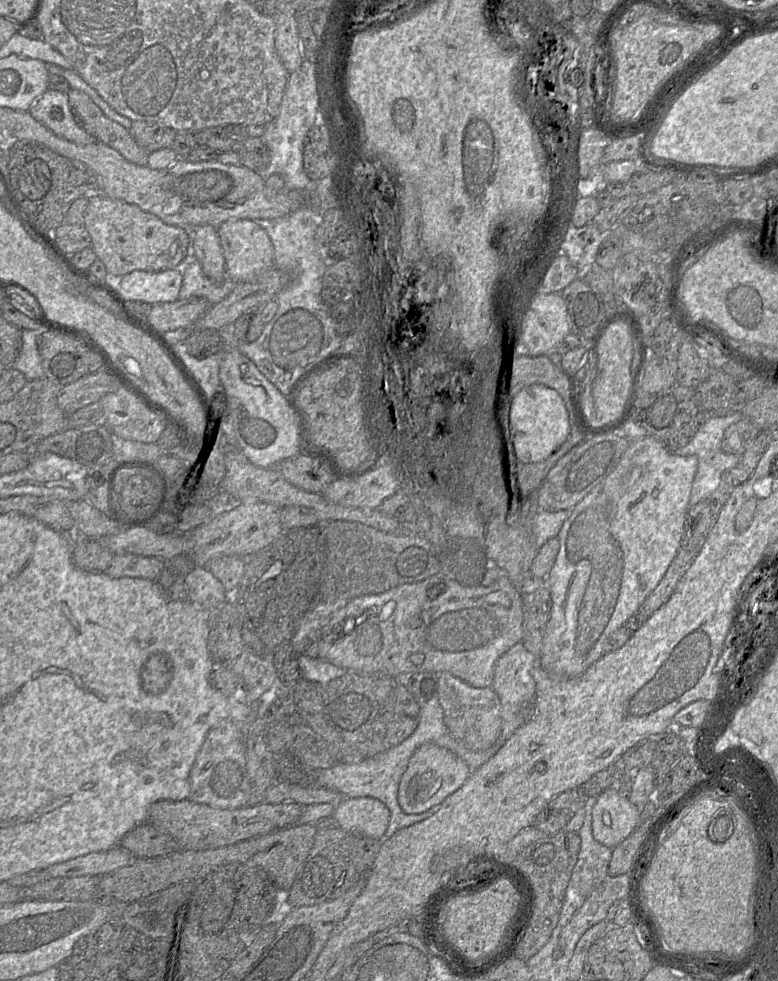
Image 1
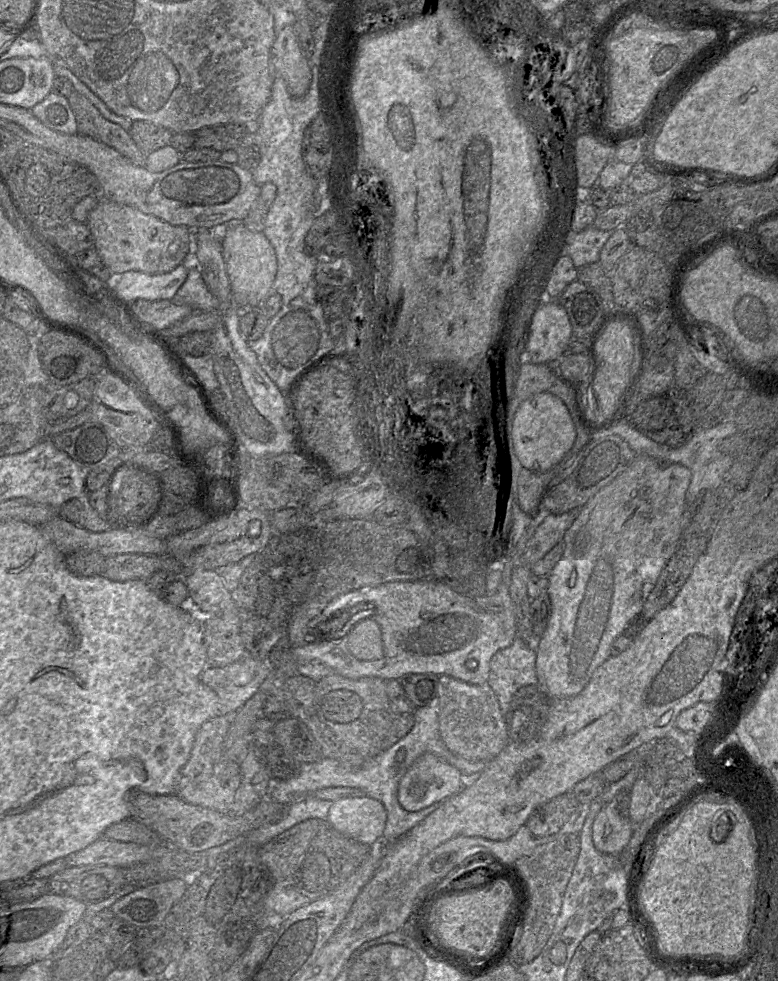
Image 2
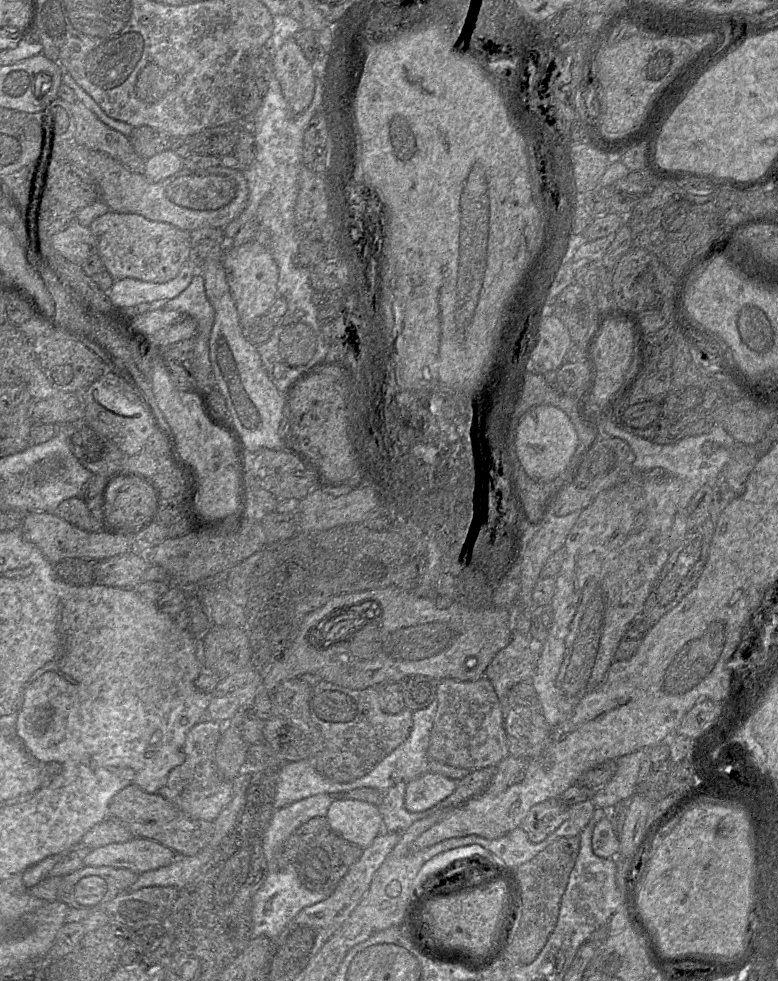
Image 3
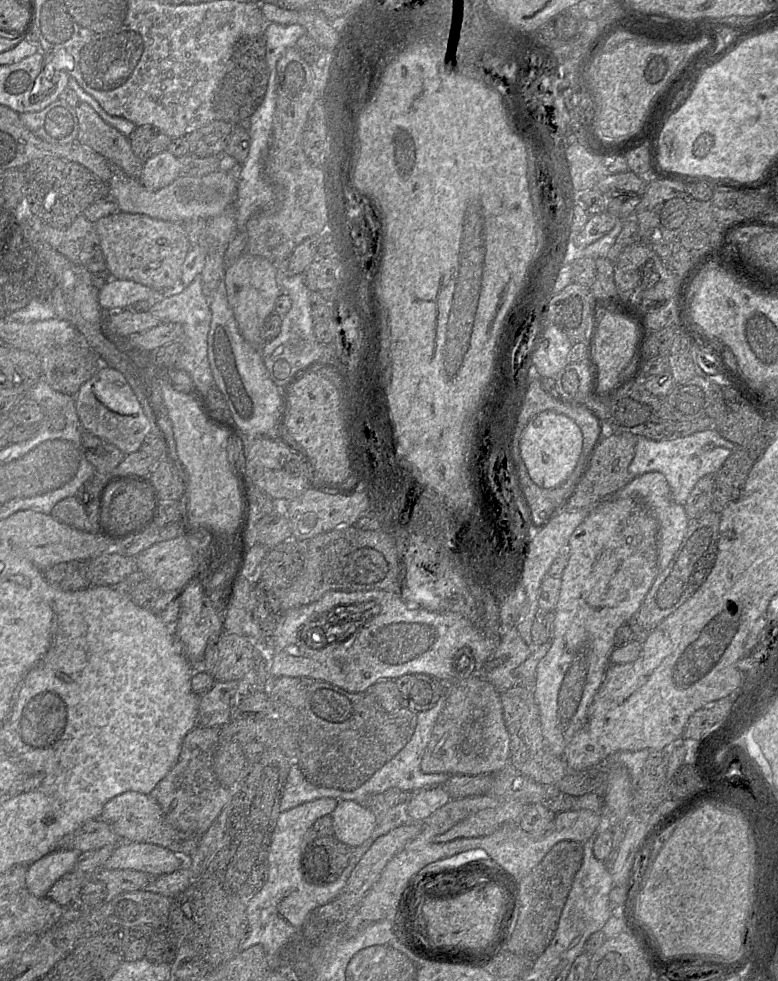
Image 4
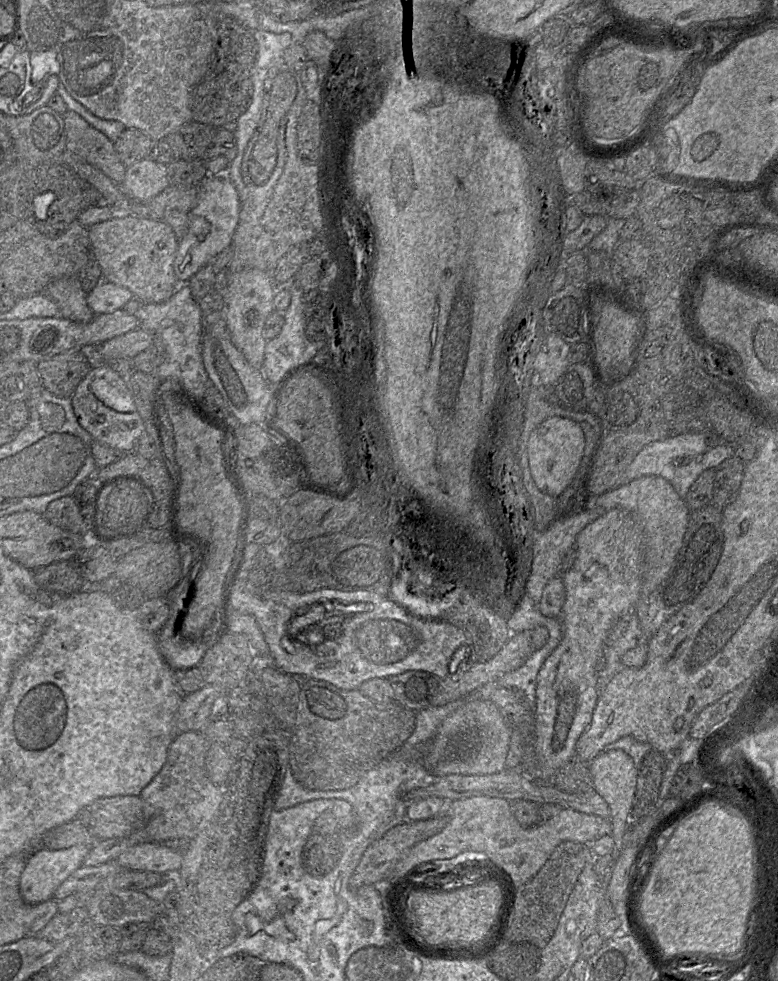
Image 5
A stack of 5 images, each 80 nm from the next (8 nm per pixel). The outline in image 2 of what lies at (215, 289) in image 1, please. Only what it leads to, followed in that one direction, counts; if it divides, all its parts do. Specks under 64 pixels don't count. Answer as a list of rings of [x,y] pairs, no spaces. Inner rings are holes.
[[[191,265],[188,268],[186,281],[179,289],[175,298],[170,301],[176,304],[188,305],[194,310],[221,312],[221,303],[209,291],[200,270],[195,265]]]

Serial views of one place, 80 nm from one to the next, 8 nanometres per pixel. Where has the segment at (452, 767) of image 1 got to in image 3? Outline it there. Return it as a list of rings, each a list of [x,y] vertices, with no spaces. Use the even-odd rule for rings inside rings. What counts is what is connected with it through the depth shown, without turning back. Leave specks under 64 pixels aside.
[[[428,772],[411,780],[405,789],[404,804],[409,812],[425,811],[450,796],[457,781],[442,774]]]

